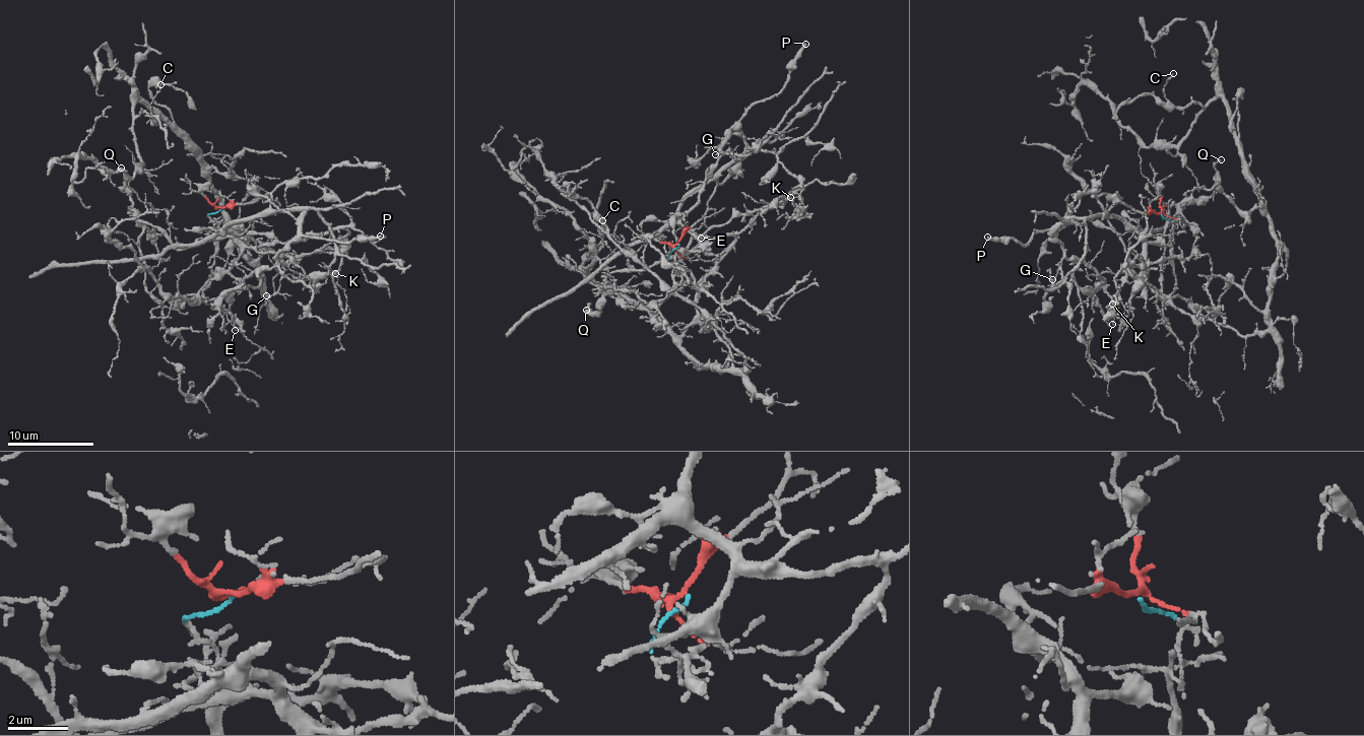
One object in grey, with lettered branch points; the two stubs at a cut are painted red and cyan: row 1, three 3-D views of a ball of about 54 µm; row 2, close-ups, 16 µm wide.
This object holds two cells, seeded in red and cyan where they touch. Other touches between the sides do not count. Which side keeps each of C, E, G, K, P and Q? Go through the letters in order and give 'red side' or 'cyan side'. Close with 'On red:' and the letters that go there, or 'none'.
C: cyan side
E: red side
G: red side
K: red side
P: red side
Q: red side
On red: E, G, K, P, Q

